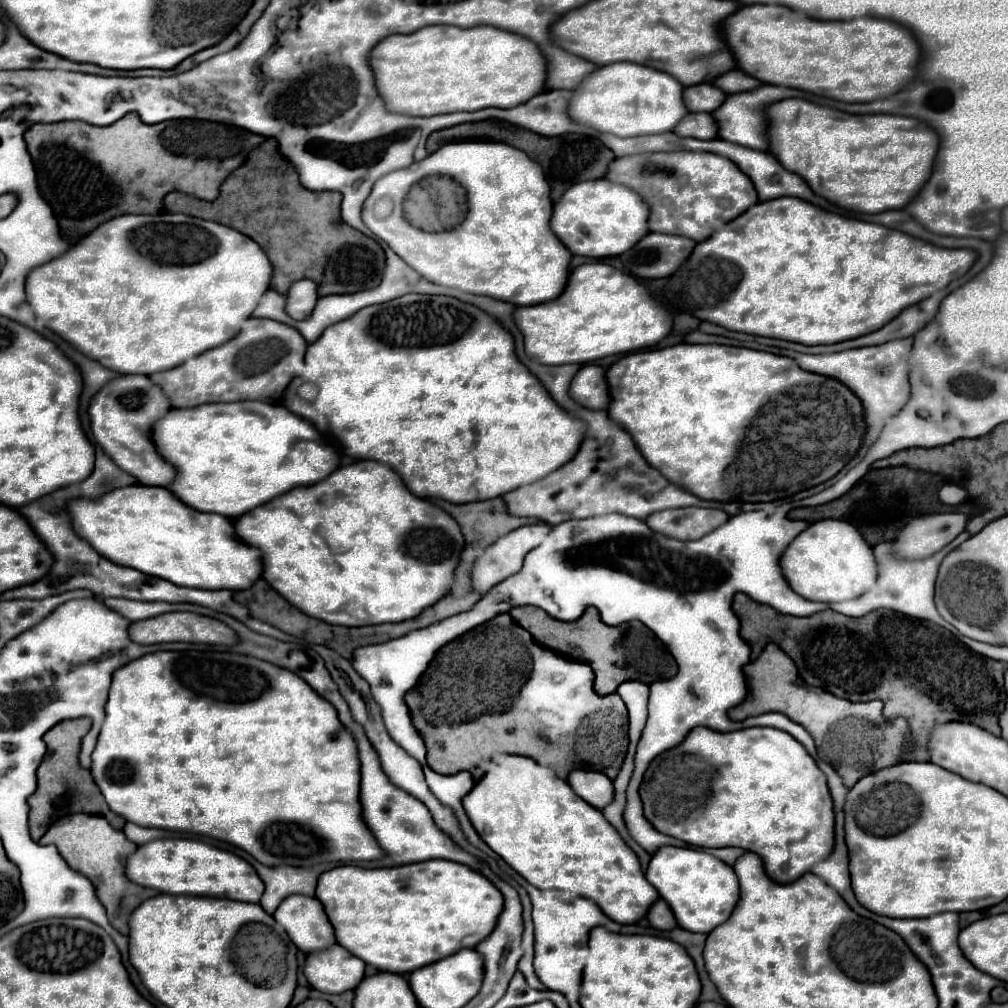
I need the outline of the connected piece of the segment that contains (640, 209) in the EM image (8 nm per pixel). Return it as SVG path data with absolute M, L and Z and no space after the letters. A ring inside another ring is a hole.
M608 179L582 181L572 185L554 205L550 227L574 255L594 259L616 257L632 249L642 237L650 233L650 207L642 199L644 197L640 197L634 189Z

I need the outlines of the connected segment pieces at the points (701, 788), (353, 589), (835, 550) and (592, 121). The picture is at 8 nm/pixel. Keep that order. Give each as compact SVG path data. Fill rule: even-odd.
M708 727L692 729L692 733L676 749L670 749L652 761L652 765L644 775L640 795L644 801L644 815L654 825L656 831L676 837L694 847L740 847L758 853L766 865L766 873L778 883L796 881L804 873L810 873L816 863L824 861L834 851L834 801L826 785L826 775L818 769L816 761L806 753L806 749L798 741L794 741L794 737L790 737L790 733L774 727L752 727L752 729L730 731L730 733L720 733Z
M356 461L352 465L340 467L336 469L330 477L326 477L326 481L320 481L316 485L310 487L298 487L292 489L290 493L284 493L282 497L276 497L256 509L252 509L250 513L244 513L242 517L236 519L236 529L238 535L248 543L254 545L262 551L264 557L264 579L286 599L290 601L294 607L298 607L302 613L322 619L330 625L344 625L344 627L364 627L364 625L380 625L380 623L400 623L400 621L408 621L418 617L418 613L422 613L424 609L432 607L434 603L438 603L442 597L446 597L446 593L450 593L450 587L454 583L454 569L460 563L460 555L464 551L464 535L460 531L460 525L456 523L456 519L446 513L444 509L440 509L438 505L430 503L428 499L420 499L416 495L412 495L404 481L398 477L398 473L384 463L378 461Z
M822 519L812 523L788 545L780 565L784 577L798 595L822 603L856 599L870 591L878 577L878 563L874 559L872 547L864 541L854 525L838 519Z
M622 61L604 65L590 73L574 91L568 113L578 123L618 137L666 133L690 113L682 95L684 85L672 75L646 65Z

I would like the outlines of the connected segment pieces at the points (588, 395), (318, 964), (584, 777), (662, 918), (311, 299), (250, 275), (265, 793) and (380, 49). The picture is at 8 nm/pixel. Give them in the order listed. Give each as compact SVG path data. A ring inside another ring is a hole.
M584 365L570 385L570 395L588 409L608 409L610 389L606 371L600 365Z
M332 945L306 959L304 975L308 983L322 993L344 993L356 989L364 979L364 961L354 957L342 945Z
M572 771L568 777L572 789L596 809L604 809L614 799L612 781L598 771Z
M662 899L656 901L656 903L650 907L650 911L648 911L646 917L648 917L650 925L652 925L654 929L658 929L658 931L670 931L670 929L678 927L678 923L676 923L670 907L668 907L666 901L662 901Z
M310 279L296 281L288 291L286 313L292 319L308 319L318 303L318 285Z
M176 213L126 215L106 221L62 257L32 269L26 279L26 295L46 327L90 359L116 373L150 375L174 369L186 359L230 341L270 289L272 271L264 249L232 227Z
M156 651L140 659L130 661L112 675L112 687L108 697L106 719L98 737L98 745L92 753L92 775L106 797L110 809L142 827L158 827L170 831L190 831L202 833L226 843L232 843L248 851L262 865L294 865L312 867L320 863L338 861L374 861L384 857L378 841L370 833L368 825L362 821L360 805L360 759L358 747L352 733L344 729L338 719L334 705L318 697L302 677L296 673L272 665L268 661L240 655L240 653L220 653L220 651Z
M428 25L410 35L390 35L372 49L372 69L378 93L386 101L386 107L394 113L418 117L454 113L440 109L510 109L542 93L548 77L546 57L534 41L490 25L468 29Z

